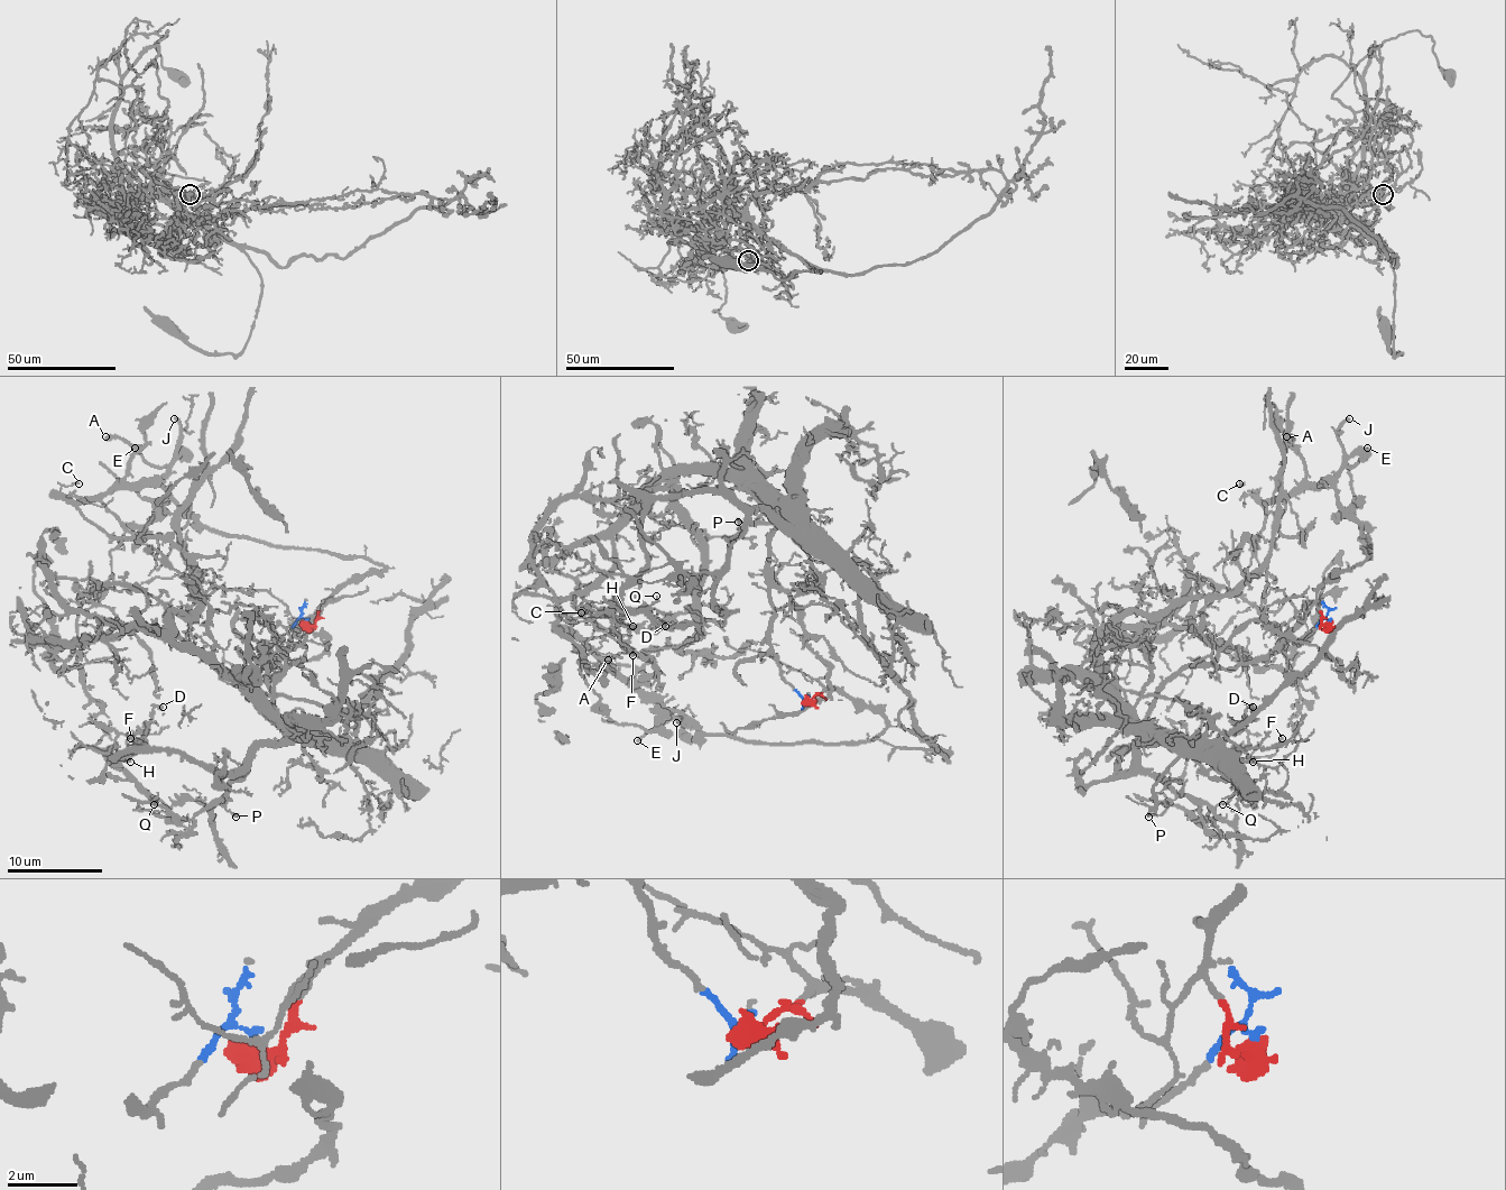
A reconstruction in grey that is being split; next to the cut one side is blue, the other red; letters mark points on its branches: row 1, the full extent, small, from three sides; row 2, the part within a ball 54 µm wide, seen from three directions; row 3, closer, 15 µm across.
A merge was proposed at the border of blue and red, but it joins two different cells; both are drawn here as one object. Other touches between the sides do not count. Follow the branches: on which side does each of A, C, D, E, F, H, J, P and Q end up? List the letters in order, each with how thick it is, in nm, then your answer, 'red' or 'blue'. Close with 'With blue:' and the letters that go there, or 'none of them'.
A: 360 nm | red
C: 110 nm | red
D: 240 nm | blue
E: 200 nm | red
F: 110 nm | blue
H: 160 nm | blue
J: 260 nm | red
P: 130 nm | blue
Q: 150 nm | blue
With blue: D, F, H, P, Q

